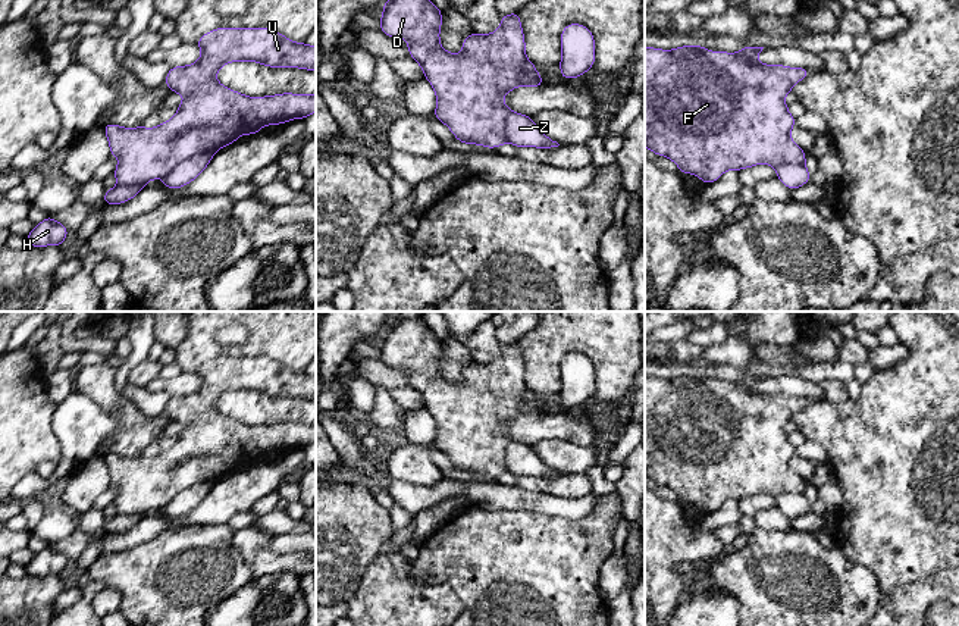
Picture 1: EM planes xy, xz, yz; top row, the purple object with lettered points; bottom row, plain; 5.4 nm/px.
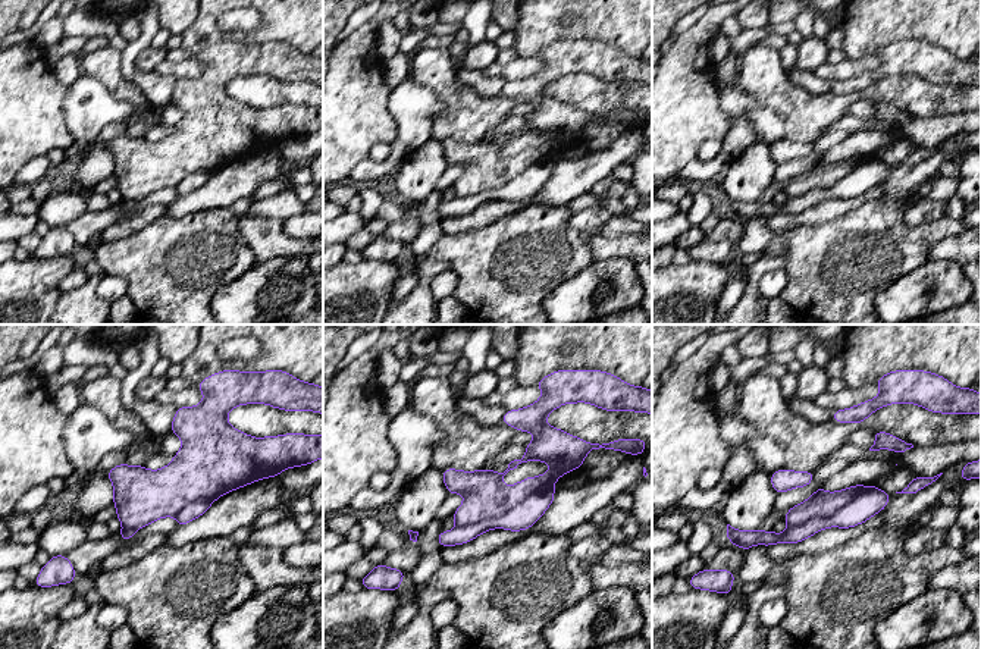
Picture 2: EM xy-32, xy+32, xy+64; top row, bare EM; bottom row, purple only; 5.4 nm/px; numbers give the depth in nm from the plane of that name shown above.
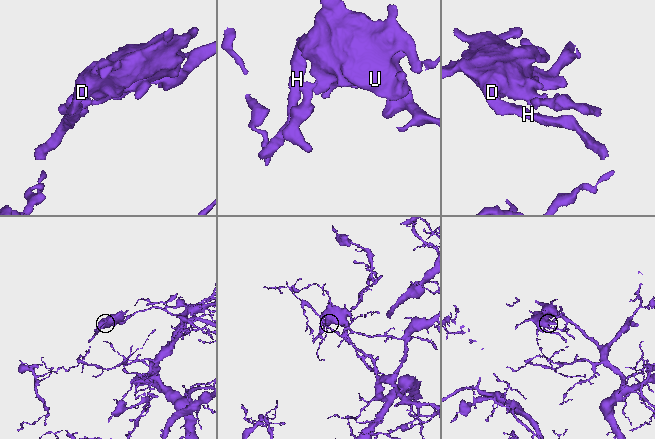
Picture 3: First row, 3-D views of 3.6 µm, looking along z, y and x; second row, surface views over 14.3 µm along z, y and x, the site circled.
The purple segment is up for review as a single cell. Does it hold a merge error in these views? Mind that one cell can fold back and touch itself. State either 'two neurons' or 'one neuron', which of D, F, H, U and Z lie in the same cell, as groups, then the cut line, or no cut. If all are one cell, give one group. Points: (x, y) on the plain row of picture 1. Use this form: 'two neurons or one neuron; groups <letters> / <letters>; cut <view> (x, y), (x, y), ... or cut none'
two neurons; groups D F H U / Z; cut xy (213, 481), (193, 484), (162, 506)

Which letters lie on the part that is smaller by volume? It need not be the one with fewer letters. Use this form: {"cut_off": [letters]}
{"cut_off": ["D", "F", "H", "U"]}

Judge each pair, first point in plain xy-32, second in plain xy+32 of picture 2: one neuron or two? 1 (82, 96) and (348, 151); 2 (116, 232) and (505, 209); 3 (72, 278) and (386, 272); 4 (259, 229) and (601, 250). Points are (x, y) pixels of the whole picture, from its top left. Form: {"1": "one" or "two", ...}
{"1": "two", "2": "one", "3": "two", "4": "one"}

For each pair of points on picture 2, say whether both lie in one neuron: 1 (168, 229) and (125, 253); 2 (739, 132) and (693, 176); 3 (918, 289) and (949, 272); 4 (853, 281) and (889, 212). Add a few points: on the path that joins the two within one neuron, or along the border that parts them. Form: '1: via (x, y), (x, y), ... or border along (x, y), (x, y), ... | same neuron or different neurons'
1: via (157, 240), (144, 253), (135, 253) | same neuron
2: via (733, 146), (707, 172) | same neuron
3: via (925, 285), (942, 279) | same neuron
4: via (853, 263), (873, 241), (877, 229) | same neuron

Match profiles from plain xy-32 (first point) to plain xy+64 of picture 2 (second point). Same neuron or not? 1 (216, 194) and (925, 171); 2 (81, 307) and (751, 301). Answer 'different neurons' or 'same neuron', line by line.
1: same neuron
2: same neuron

